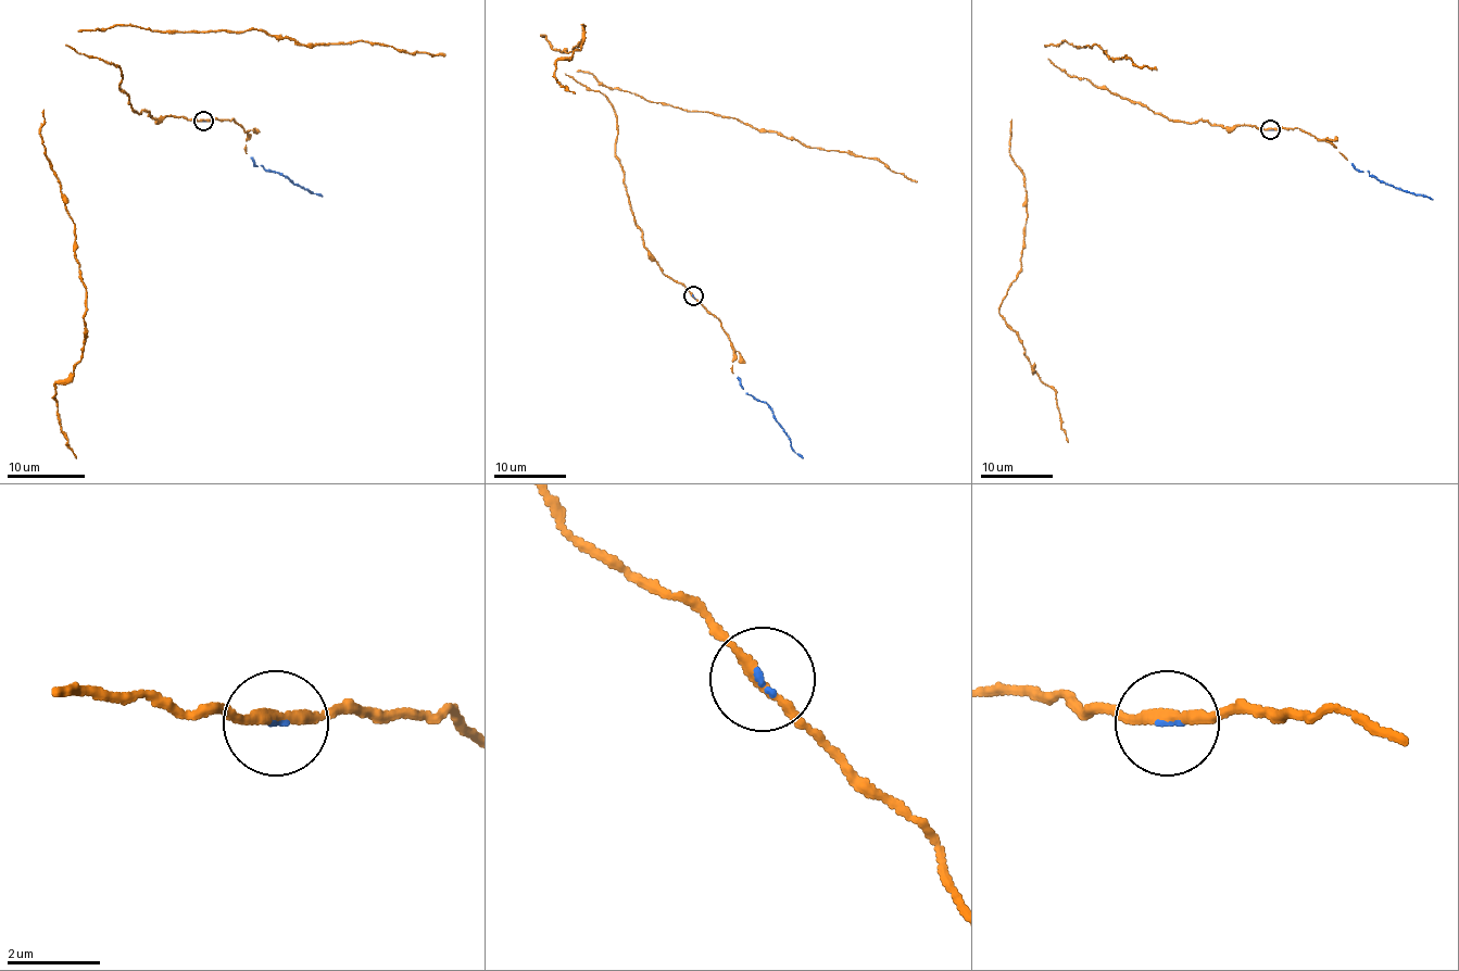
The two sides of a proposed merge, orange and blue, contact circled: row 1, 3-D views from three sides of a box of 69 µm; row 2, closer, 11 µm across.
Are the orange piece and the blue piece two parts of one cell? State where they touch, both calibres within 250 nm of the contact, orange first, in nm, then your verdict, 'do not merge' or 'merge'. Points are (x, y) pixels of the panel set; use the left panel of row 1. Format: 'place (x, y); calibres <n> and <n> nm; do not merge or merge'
place (203, 121); calibres 200 and 70 nm; merge

